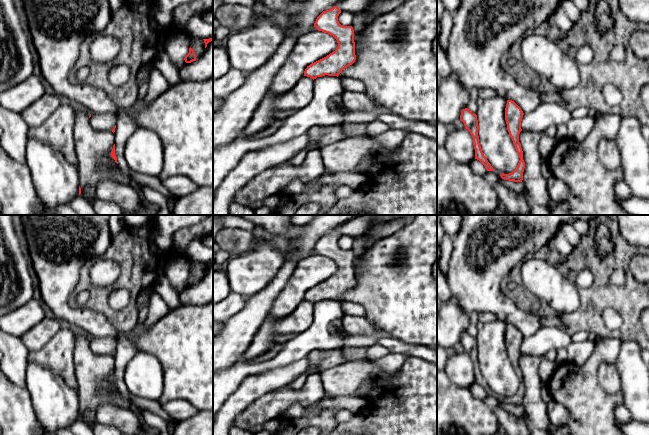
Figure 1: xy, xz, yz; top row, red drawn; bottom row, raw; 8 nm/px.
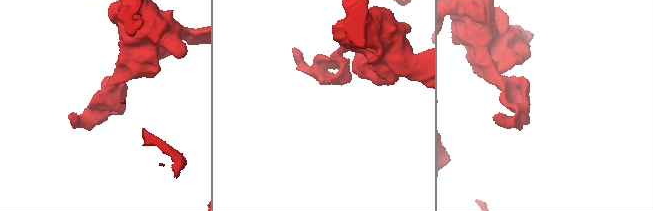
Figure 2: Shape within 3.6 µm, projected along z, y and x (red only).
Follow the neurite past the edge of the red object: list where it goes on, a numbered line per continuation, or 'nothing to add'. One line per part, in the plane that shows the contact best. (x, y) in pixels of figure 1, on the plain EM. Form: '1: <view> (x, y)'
nothing to add

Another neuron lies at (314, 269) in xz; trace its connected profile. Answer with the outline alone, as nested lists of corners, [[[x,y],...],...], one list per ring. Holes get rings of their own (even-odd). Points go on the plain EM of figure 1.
[[[310,255],[300,260],[291,279],[273,302],[267,318],[281,319],[290,315],[310,288],[334,276],[337,270],[337,264],[322,255]]]

